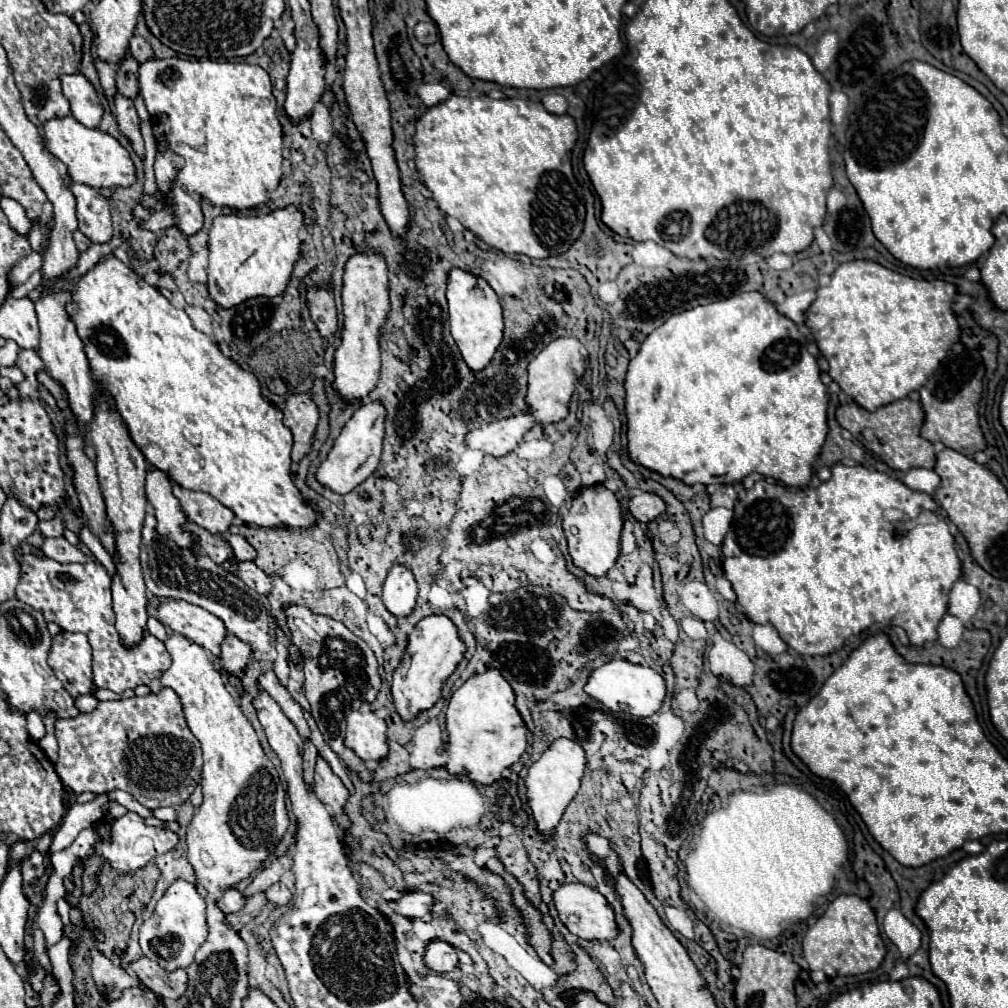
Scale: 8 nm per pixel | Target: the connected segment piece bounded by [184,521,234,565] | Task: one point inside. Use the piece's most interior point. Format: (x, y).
(214, 546)

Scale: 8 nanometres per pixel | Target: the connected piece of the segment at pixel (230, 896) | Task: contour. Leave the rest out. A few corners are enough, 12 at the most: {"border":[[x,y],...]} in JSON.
{"border":[[236,889],[220,897],[222,913],[236,913],[244,907],[244,897]]}

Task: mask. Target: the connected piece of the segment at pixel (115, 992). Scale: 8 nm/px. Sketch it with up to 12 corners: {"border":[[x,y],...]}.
{"border":[[90,949],[92,979],[106,1001],[128,987],[148,989],[138,977]]}

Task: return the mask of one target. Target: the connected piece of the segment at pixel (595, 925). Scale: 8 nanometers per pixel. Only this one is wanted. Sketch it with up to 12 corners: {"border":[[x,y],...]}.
{"border":[[566,883],[552,893],[572,935],[616,937],[612,907],[596,889]]}

